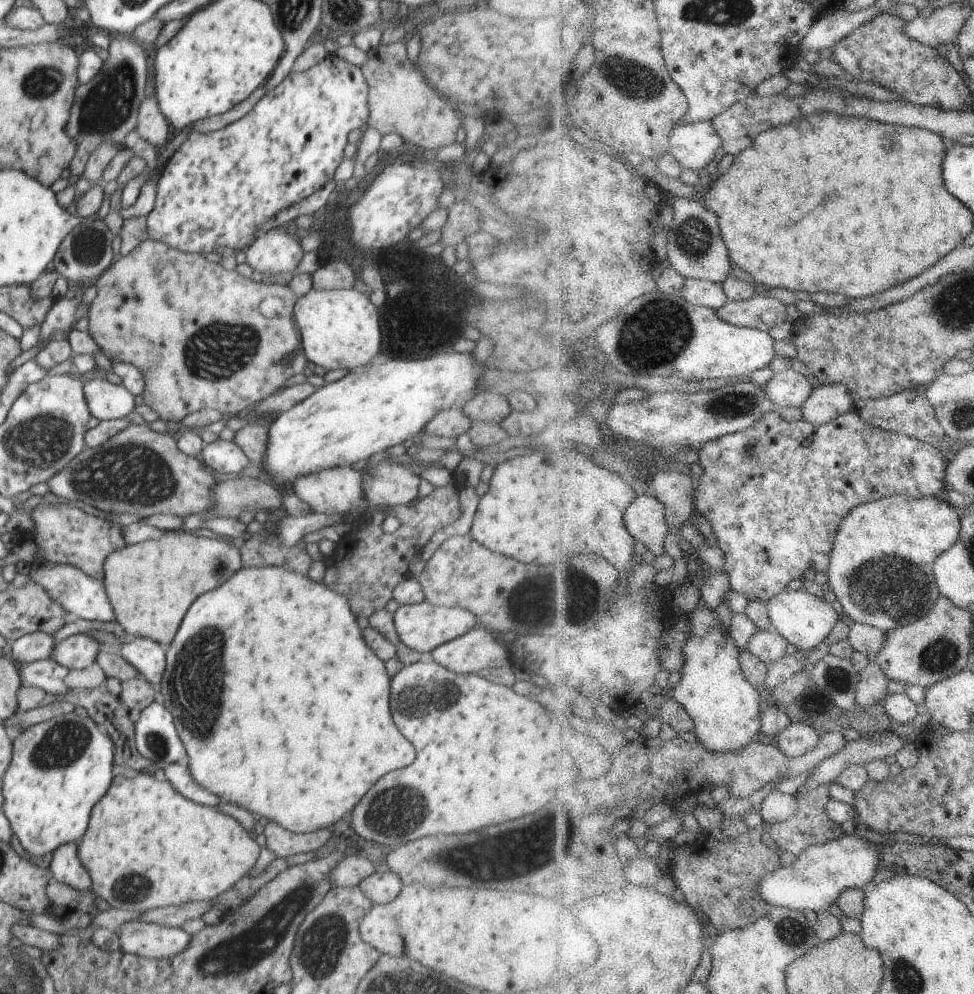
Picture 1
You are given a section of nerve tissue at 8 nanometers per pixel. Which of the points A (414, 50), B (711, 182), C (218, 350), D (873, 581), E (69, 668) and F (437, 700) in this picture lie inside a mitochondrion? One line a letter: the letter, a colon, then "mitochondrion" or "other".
A: other
B: other
C: mitochondrion
D: mitochondrion
E: other
F: mitochondrion

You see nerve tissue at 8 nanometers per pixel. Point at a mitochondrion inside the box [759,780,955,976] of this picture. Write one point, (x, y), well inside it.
(786, 931)

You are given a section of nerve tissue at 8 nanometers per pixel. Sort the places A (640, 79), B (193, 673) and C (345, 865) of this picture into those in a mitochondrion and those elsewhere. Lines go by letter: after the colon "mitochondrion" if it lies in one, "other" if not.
A: mitochondrion
B: mitochondrion
C: other

